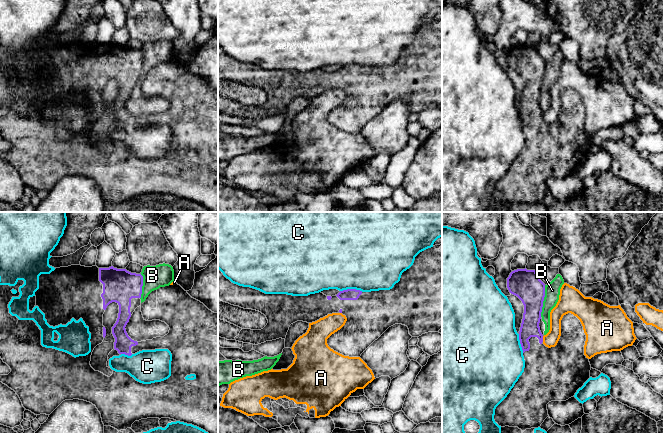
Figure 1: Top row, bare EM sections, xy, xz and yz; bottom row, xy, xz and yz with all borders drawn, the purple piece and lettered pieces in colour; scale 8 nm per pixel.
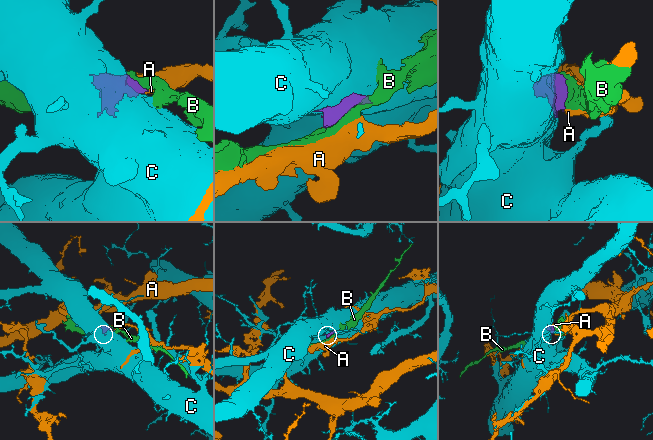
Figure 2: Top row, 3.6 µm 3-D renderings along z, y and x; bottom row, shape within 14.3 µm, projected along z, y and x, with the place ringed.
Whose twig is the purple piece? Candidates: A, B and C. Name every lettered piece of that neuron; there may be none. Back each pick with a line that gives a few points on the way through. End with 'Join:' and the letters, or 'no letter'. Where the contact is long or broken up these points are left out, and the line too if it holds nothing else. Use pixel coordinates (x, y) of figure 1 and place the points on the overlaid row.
Join: no letter

